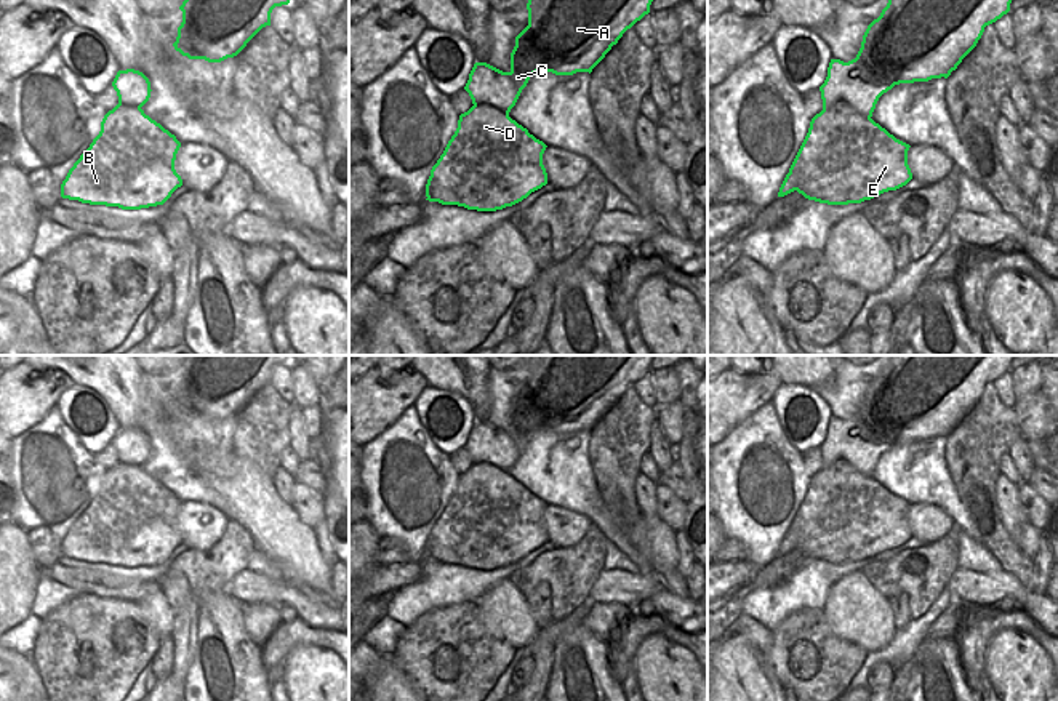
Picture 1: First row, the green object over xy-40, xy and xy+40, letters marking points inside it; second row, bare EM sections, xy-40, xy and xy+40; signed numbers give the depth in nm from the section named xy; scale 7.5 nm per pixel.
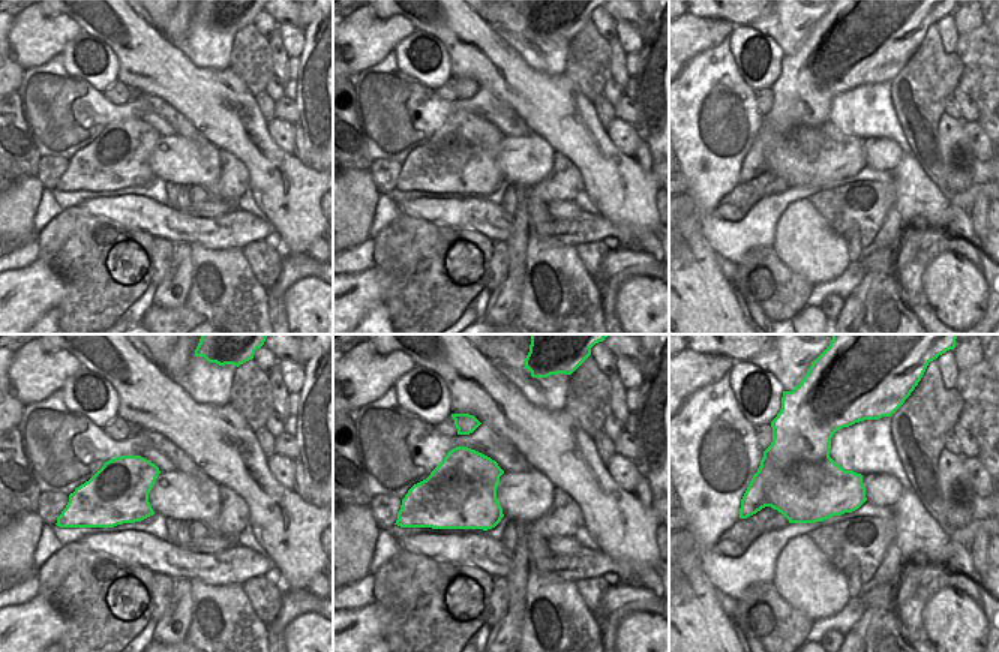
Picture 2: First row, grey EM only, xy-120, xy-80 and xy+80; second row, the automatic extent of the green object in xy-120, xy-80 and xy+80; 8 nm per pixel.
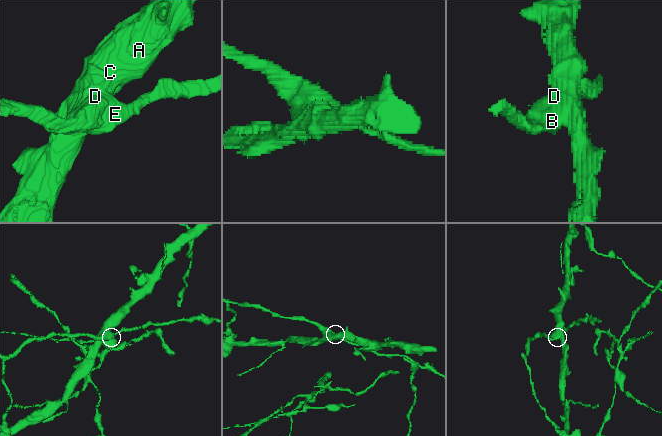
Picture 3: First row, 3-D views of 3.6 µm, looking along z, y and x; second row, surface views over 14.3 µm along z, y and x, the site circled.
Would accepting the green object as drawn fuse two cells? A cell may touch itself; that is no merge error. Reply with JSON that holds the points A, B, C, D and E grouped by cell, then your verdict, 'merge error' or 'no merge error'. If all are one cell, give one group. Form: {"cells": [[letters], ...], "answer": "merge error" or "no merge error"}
{"cells": [["A", "C"], ["B", "D", "E"]], "answer": "merge error"}

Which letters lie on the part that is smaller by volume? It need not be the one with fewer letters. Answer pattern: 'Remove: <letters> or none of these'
Remove: B, D, E

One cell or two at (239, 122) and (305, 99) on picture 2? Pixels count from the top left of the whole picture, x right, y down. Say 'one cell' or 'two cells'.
two cells

